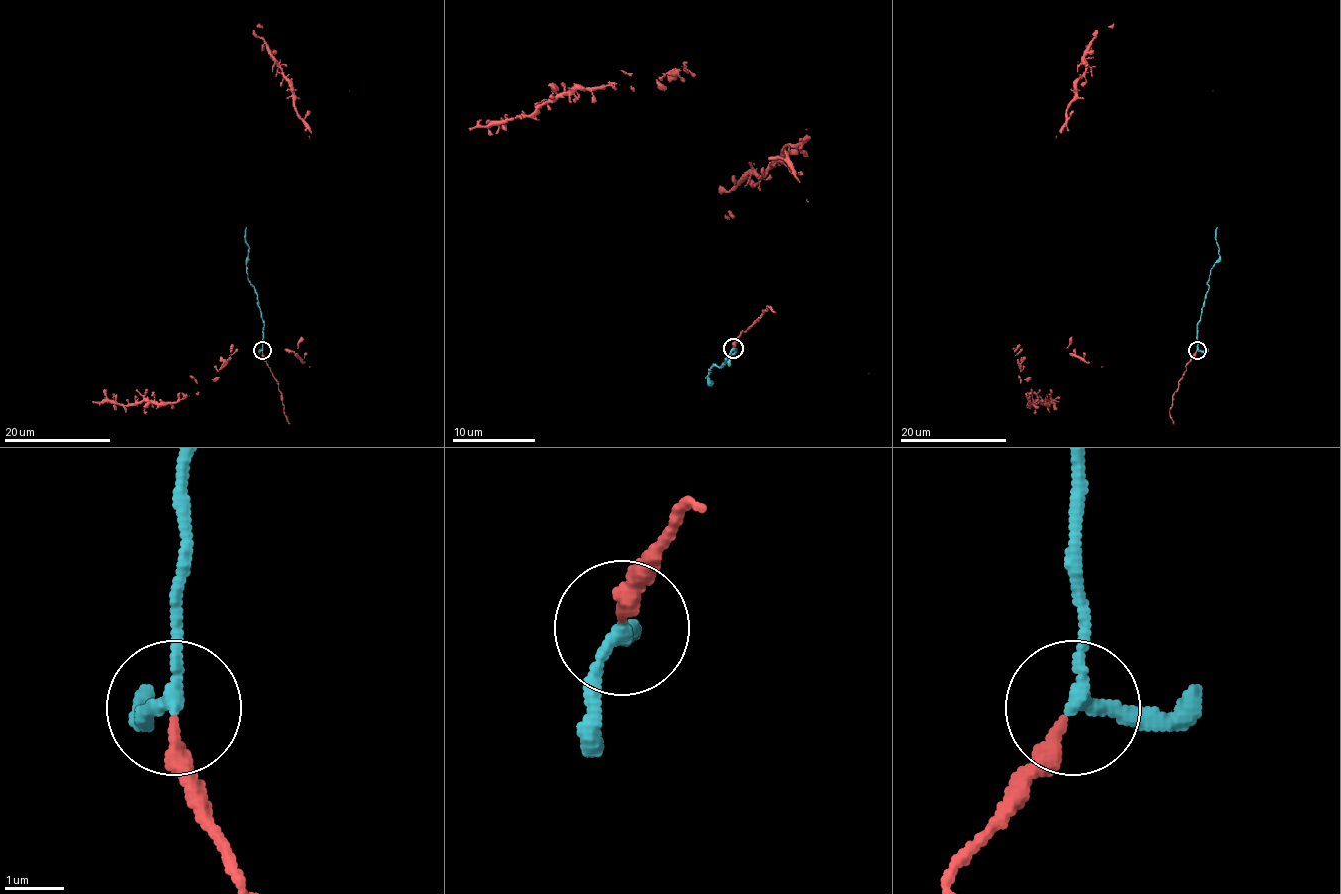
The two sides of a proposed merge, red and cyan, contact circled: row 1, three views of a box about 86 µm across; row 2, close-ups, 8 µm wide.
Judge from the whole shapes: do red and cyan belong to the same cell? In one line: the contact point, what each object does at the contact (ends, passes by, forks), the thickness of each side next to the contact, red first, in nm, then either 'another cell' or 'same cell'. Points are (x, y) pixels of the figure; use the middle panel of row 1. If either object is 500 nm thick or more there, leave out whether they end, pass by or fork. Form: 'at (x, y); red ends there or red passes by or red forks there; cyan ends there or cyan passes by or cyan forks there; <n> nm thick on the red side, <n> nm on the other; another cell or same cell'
at (733, 348); red ends there; cyan passes by; 260 nm thick on the red side, 200 nm on the other; same cell

